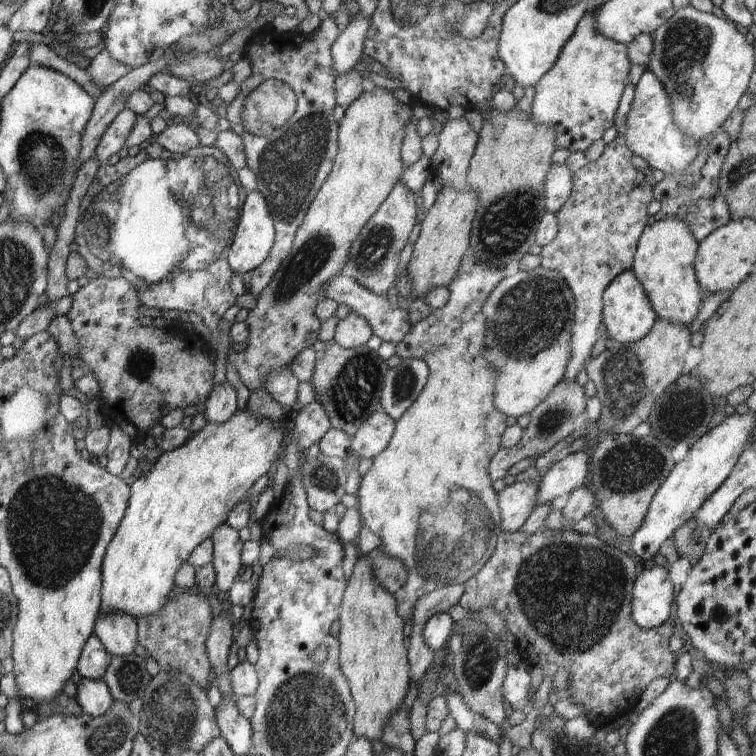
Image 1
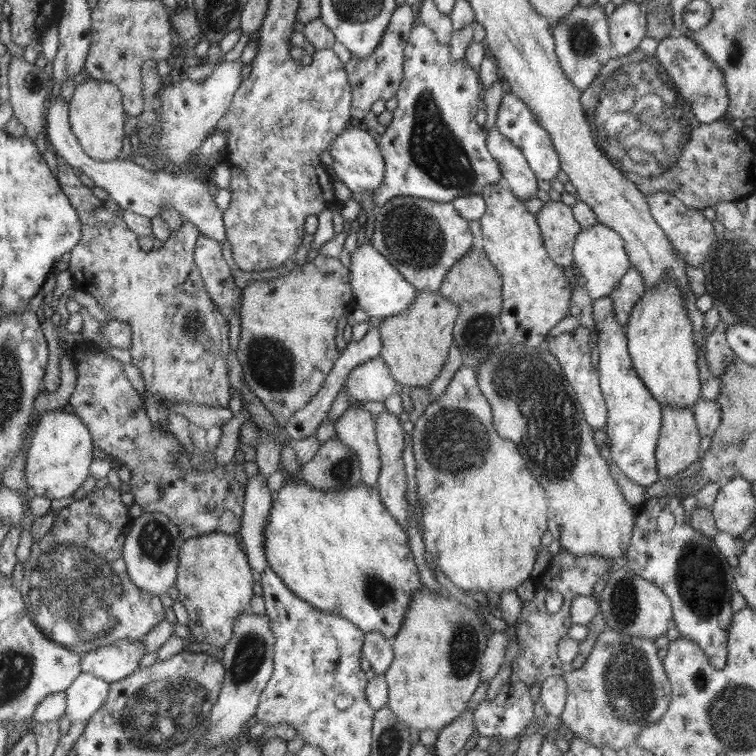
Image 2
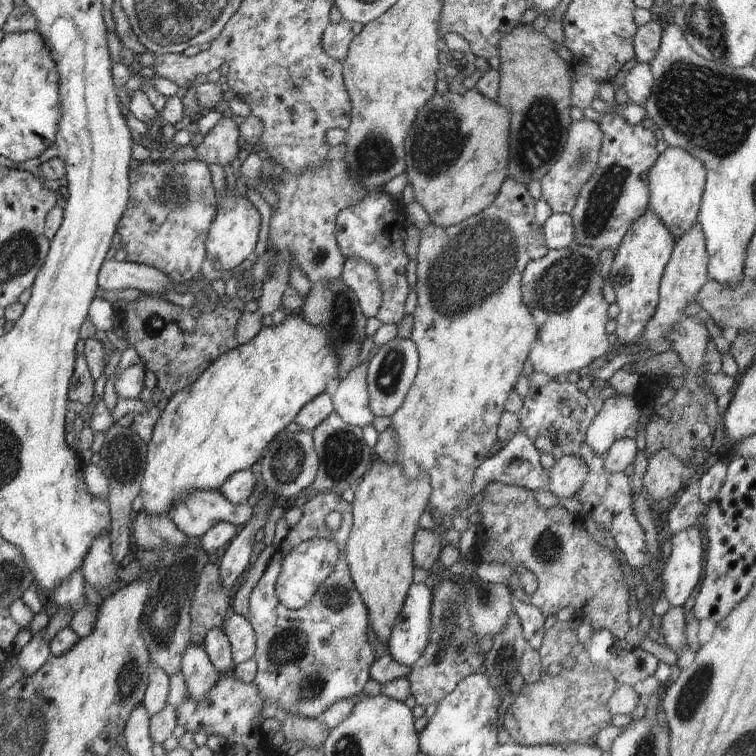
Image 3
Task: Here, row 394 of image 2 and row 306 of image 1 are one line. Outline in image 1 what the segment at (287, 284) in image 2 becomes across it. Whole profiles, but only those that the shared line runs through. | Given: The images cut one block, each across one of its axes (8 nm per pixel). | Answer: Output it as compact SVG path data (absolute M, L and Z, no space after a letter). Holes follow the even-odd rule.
M380 87L363 91L343 110L337 130L337 155L334 157L332 170L310 203L303 223L296 230L289 255L280 264L270 284L259 294L256 308L250 310L245 320L249 324L247 346L238 354L228 353L228 362L236 368L242 384L250 392L264 386L270 371L289 366L299 352L312 347L318 340L322 322L315 315L315 306L319 300L326 297L323 286L333 279L333 276L341 273L347 263L352 241L401 179L401 174L405 169L405 164L401 159L401 150L406 125L413 118L412 112L412 108L398 101L390 90Z

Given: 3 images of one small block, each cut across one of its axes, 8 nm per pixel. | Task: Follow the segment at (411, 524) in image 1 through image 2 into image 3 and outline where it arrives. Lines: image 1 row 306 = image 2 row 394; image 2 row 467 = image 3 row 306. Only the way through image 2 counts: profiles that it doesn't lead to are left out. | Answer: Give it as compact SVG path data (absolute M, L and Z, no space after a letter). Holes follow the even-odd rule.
M508 178L508 180L505 179L502 183L494 202L486 210L480 212L480 214L446 228L436 226L434 222L430 222L420 232L418 249L417 305L413 312L414 325L409 338L416 345L419 354L419 367L414 384L412 384L412 388L408 391L402 406L391 416L391 427L394 428L394 432L398 436L400 446L400 459L398 463L404 468L404 474L410 480L416 480L422 474L428 474L428 478L430 478L432 490L429 502L432 504L432 516L438 523L438 530L441 530L443 528L440 523L444 520L444 516L452 518L456 516L456 512L461 514L464 511L460 510L460 504L458 504L456 496L470 494L470 486L472 486L475 470L490 457L490 452L494 448L498 448L499 439L496 436L496 431L498 430L498 424L500 424L500 418L502 418L502 412L505 410L504 402L508 400L510 392L515 390L514 386L516 386L518 376L523 374L522 368L524 368L524 362L529 357L530 351L537 339L536 336L538 336L538 328L534 324L534 318L532 318L532 314L530 314L530 310L528 310L528 306L524 302L522 274L524 274L524 269L528 262L544 258L549 248L546 246L543 227L536 220L535 199L524 186L520 186L512 178Z

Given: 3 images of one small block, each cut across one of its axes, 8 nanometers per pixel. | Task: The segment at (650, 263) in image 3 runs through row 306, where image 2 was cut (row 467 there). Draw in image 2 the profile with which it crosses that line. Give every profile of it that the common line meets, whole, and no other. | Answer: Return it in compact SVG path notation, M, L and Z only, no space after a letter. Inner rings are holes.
M603 296L594 299L592 305L597 331L599 385L607 406L607 425L604 429L610 441L607 445L611 460L632 482L646 488L660 477L657 471L656 446L662 424L662 406L645 387L632 366L625 330L614 318L611 298Z

